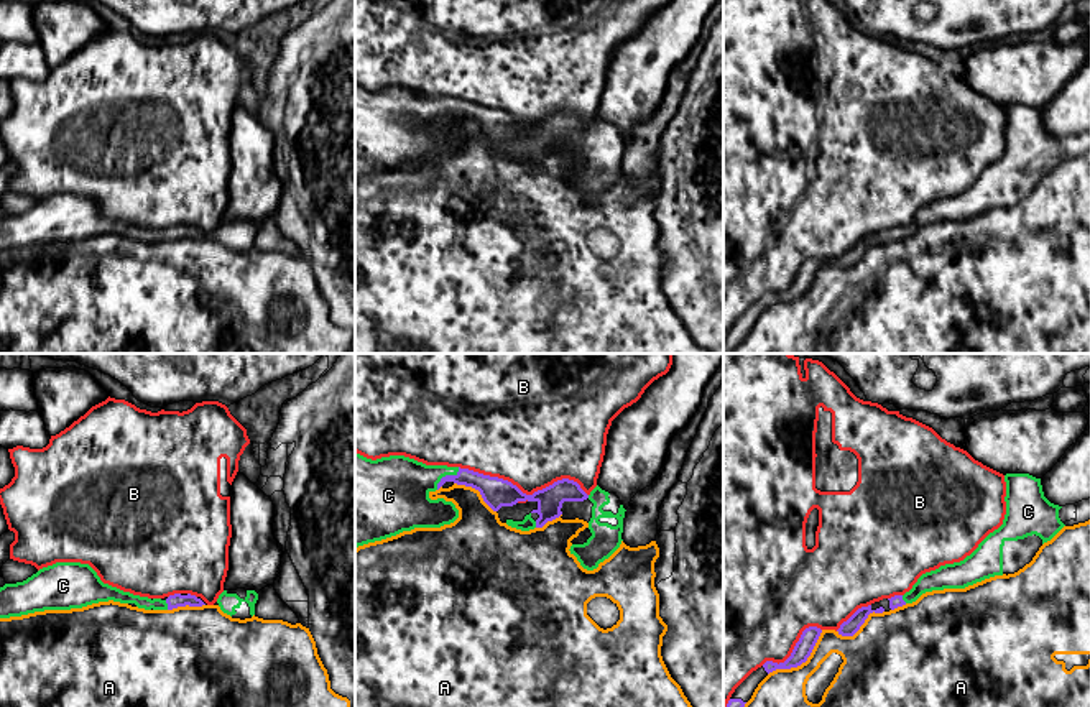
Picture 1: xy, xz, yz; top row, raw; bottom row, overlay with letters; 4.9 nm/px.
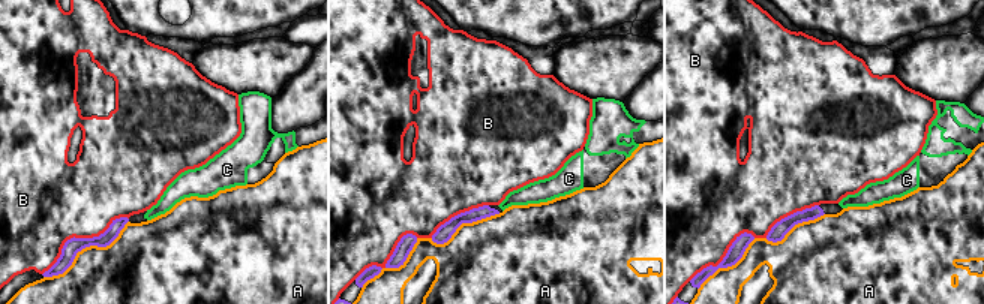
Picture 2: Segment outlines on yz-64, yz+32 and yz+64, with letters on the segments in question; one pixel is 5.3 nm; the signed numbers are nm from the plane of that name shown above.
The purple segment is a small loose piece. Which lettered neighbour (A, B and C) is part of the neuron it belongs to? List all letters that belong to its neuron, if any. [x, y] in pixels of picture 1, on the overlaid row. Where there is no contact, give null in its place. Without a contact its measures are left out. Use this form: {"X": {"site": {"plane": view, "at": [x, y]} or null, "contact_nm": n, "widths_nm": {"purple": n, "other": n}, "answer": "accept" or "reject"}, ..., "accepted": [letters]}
{"A": {"site": {"plane": "yz", "at": [801, 663]}, "contact_nm": 340, "widths_nm": {"purple": 90, "other": 190}, "answer": "reject"}, "B": {"site": {"plane": "xz", "at": [525, 494]}, "contact_nm": 650, "widths_nm": {"purple": 140, "other": 420}, "answer": "reject"}, "C": {"site": {"plane": "xz", "at": [446, 475]}, "contact_nm": 160, "widths_nm": {"purple": 140, "other": 320}, "answer": "accept"}, "accepted": ["C"]}

